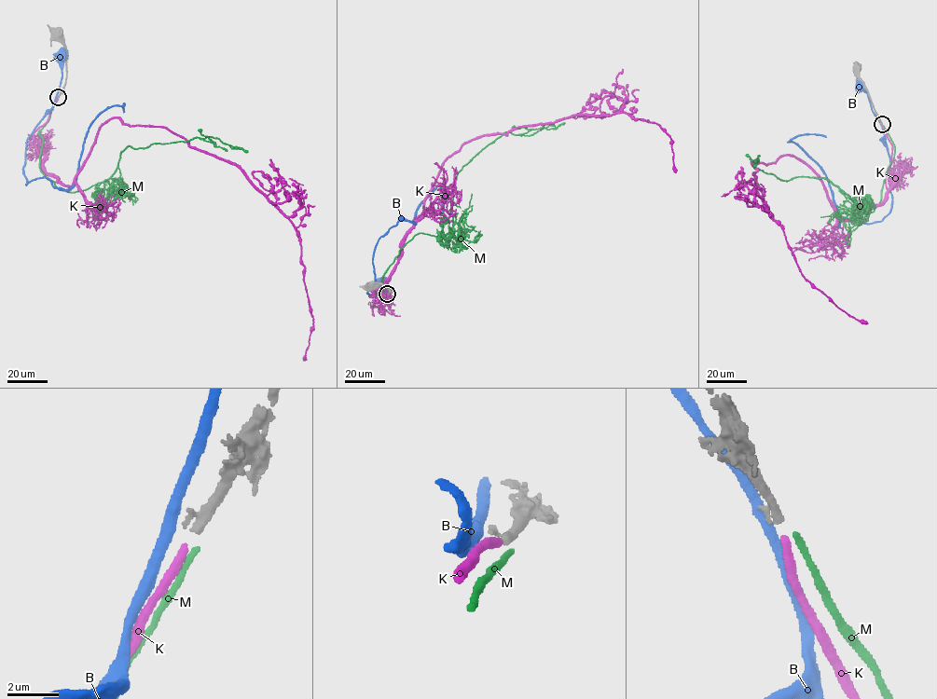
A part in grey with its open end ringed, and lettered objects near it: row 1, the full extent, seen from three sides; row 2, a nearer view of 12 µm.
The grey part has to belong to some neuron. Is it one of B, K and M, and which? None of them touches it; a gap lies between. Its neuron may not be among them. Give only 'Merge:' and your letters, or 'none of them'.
Merge: K

